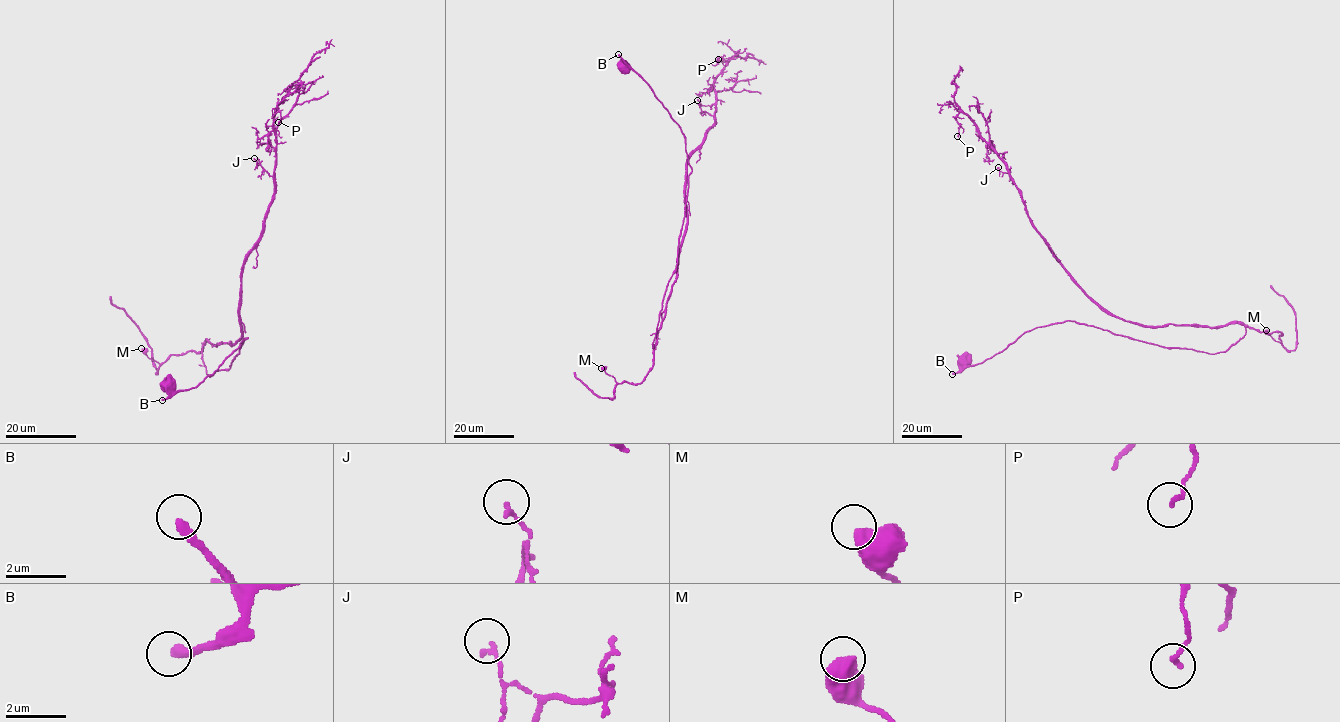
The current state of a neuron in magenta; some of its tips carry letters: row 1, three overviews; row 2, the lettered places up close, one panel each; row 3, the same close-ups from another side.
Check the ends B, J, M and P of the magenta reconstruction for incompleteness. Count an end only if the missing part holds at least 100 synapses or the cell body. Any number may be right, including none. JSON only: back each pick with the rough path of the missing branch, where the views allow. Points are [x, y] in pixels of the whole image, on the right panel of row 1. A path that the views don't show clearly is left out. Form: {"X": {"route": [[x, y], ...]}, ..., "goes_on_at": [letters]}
{"goes_on_at": []}

